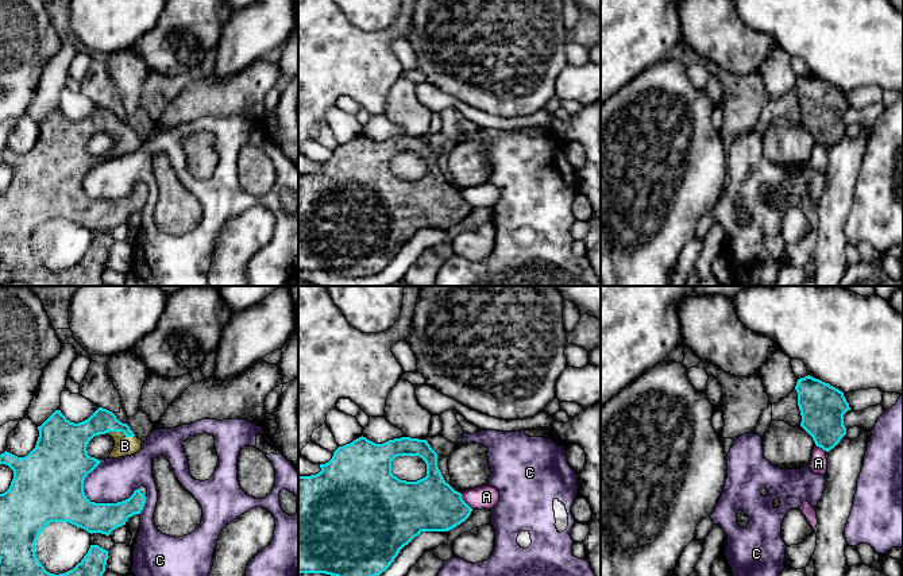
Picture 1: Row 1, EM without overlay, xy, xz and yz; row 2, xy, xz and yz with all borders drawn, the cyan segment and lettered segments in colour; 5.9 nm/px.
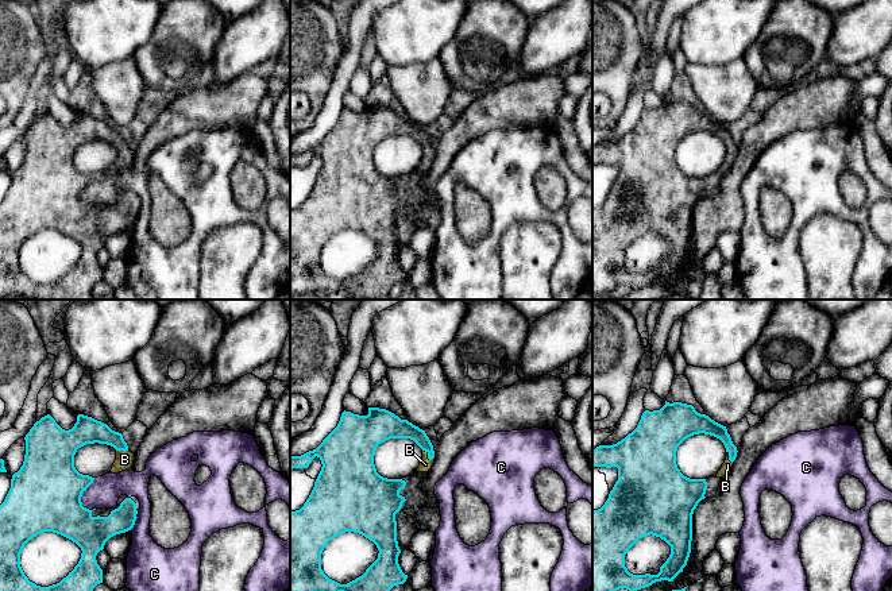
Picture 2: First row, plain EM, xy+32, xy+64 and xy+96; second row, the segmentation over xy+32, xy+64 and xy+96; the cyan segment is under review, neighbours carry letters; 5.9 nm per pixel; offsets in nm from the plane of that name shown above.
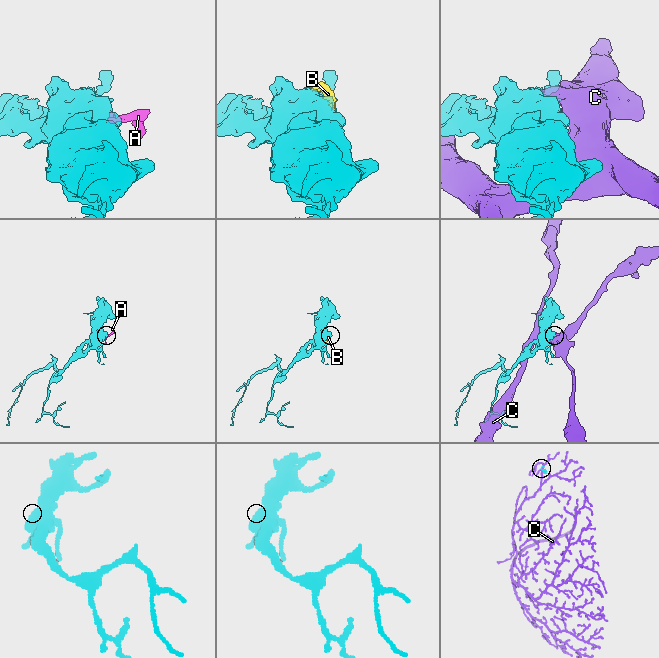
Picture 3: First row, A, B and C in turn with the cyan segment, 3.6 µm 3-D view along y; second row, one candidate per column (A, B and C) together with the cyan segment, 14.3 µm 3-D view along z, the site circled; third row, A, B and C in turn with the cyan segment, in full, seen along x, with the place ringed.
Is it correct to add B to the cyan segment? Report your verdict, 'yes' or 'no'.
yes

